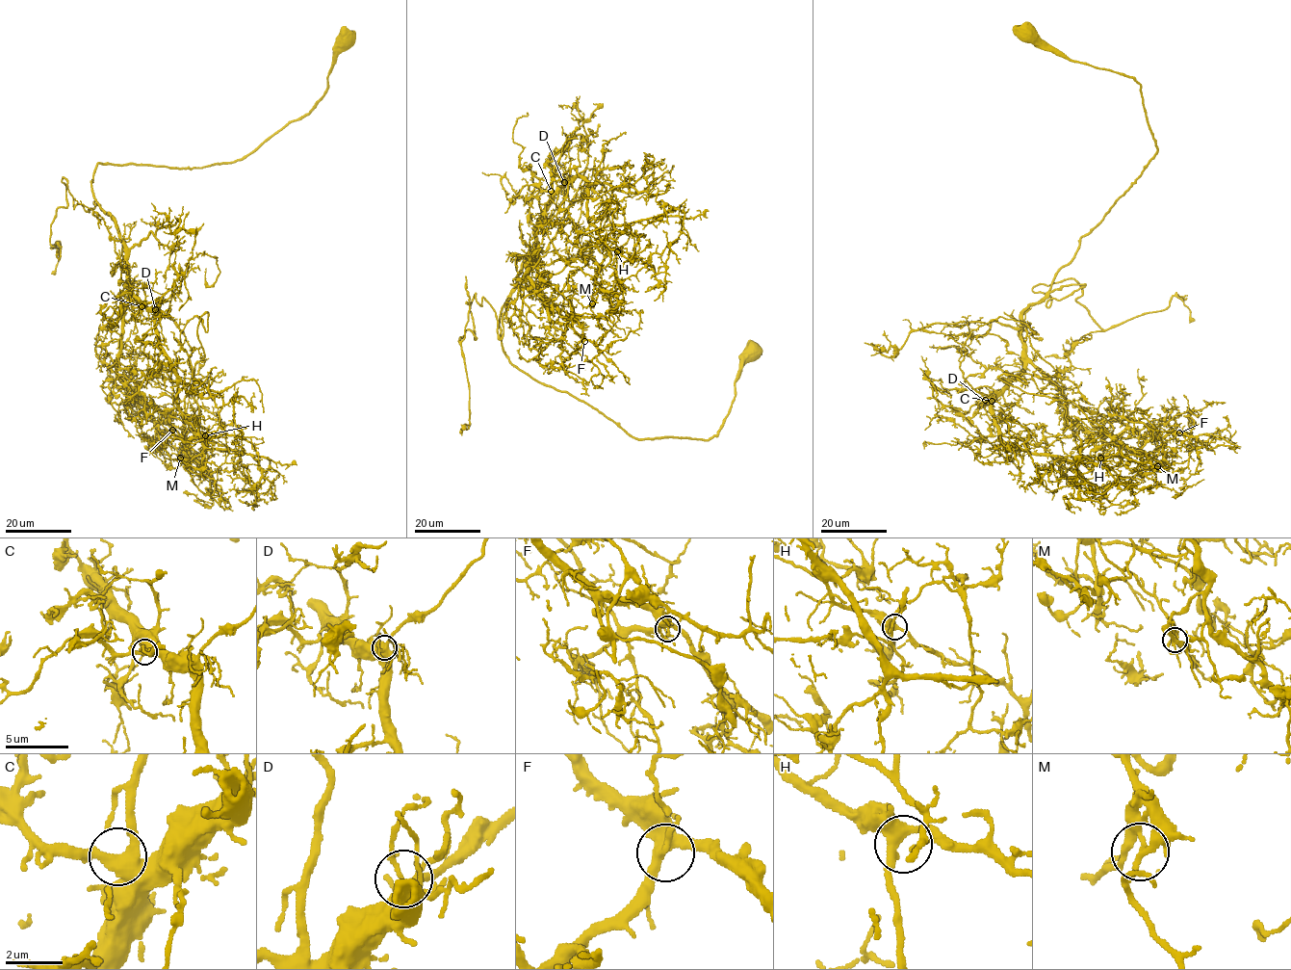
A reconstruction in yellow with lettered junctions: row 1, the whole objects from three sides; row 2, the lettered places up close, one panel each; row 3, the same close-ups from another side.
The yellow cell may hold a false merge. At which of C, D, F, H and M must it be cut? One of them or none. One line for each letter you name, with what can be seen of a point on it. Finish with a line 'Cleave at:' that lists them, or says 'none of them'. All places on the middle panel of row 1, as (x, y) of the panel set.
M: (592, 303)
Cleave at: M

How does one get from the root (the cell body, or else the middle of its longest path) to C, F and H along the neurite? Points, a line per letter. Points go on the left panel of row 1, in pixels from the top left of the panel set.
C: (346, 36), (317, 104), (242, 158), (192, 169), (97, 164), (92, 196), (125, 246), (126, 289), (142, 306)
F: (346, 36), (317, 104), (242, 158), (97, 164), (91, 190), (125, 246), (129, 287), (117, 375), (172, 430)
H: (346, 36), (322, 97), (246, 155), (93, 174), (126, 289), (154, 315), (177, 406), (205, 435)

